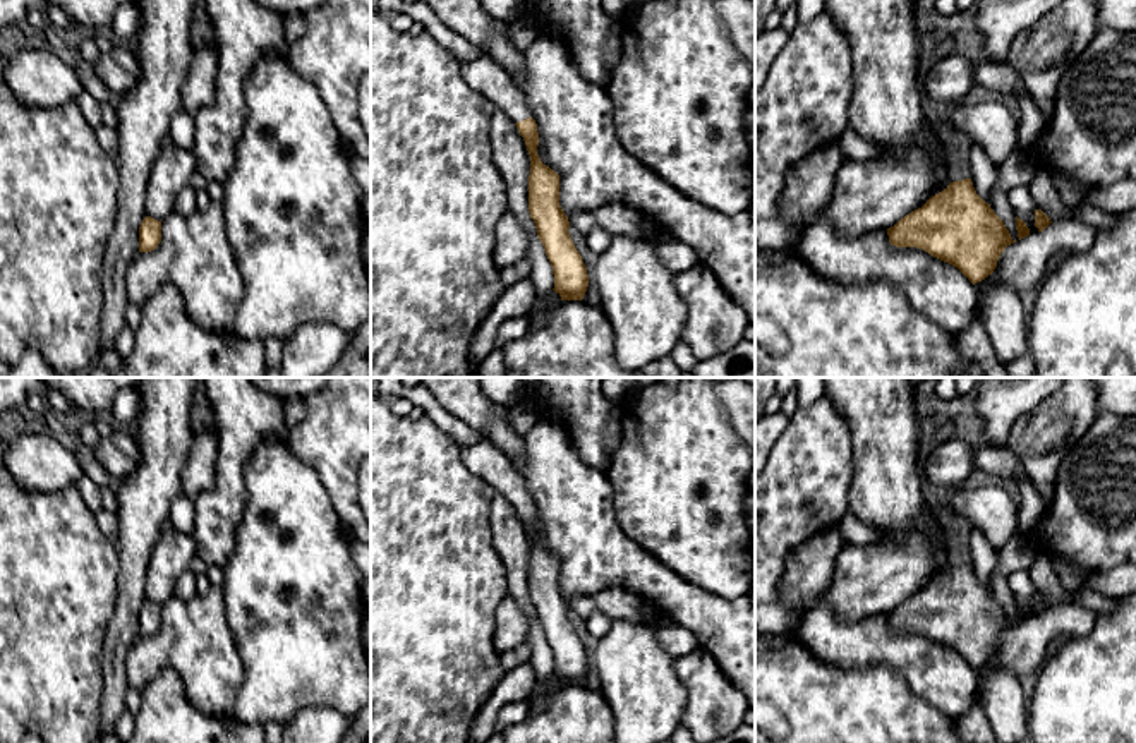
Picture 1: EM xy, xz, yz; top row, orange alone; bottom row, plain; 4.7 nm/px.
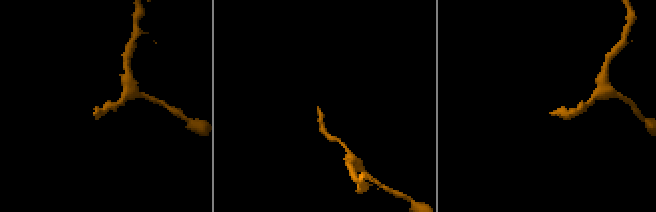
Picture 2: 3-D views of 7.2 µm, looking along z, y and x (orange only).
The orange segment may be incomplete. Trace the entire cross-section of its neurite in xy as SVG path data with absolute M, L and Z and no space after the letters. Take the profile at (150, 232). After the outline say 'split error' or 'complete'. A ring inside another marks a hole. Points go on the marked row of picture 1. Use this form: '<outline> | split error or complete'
M146 216L139 227L139 252L151 252L161 242L161 221Z | complete

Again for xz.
M487 55L460 62L460 76L474 91L505 112L523 137L530 154L529 213L553 266L553 290L561 300L582 300L589 287L587 268L570 237L568 216L559 206L559 175L537 154L539 132L525 94L515 79Z | split error

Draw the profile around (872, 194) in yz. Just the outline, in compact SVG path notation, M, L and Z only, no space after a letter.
M930 151L875 154L865 161L846 160L820 220L829 221L837 237L858 239L894 227L921 208L937 185Z

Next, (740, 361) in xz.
M741 340L728 352L697 360L695 378L755 378L755 341Z

